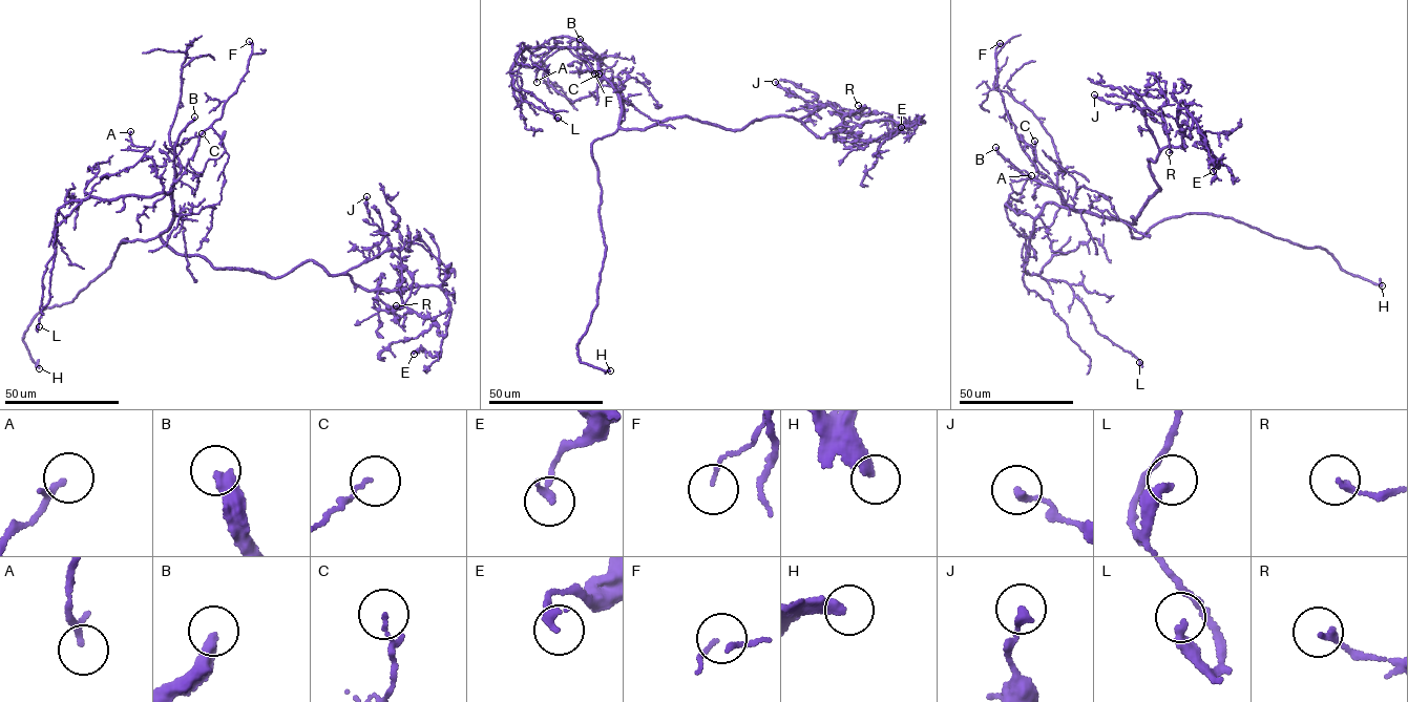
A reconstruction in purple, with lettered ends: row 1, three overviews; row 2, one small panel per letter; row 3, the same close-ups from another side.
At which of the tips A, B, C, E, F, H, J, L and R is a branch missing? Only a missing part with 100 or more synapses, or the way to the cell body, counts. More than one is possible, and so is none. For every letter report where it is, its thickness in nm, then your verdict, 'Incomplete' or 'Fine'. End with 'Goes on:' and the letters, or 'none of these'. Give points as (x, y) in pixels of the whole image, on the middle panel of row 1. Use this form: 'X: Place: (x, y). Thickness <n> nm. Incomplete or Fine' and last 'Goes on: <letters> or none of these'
A: Place: (537, 82). Thickness 190 nm. Fine
B: Place: (580, 39). Thickness 400 nm. Incomplete
C: Place: (599, 73). Thickness 90 nm. Fine
E: Place: (901, 127). Thickness 220 nm. Fine
F: Place: (594, 73). Thickness 80 nm. Fine
H: Place: (610, 370). Thickness 380 nm. Incomplete
J: Place: (775, 82). Thickness 200 nm. Fine
L: Place: (558, 118). Thickness 320 nm. Fine
R: Place: (858, 105). Thickness 180 nm. Fine
Goes on: B, H

